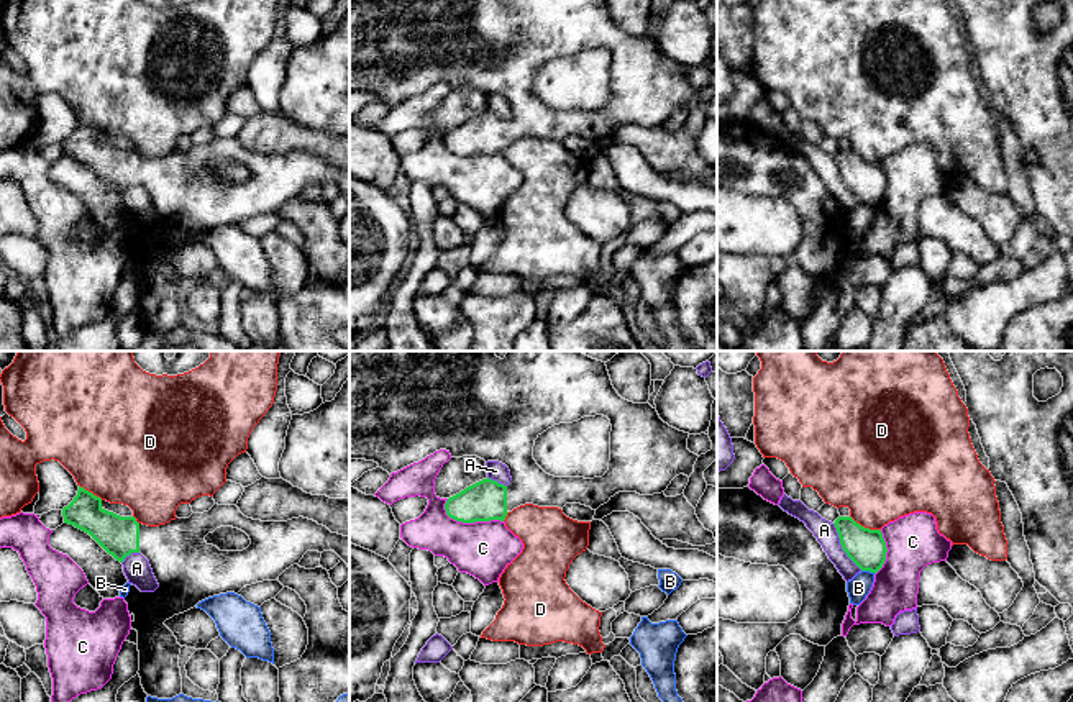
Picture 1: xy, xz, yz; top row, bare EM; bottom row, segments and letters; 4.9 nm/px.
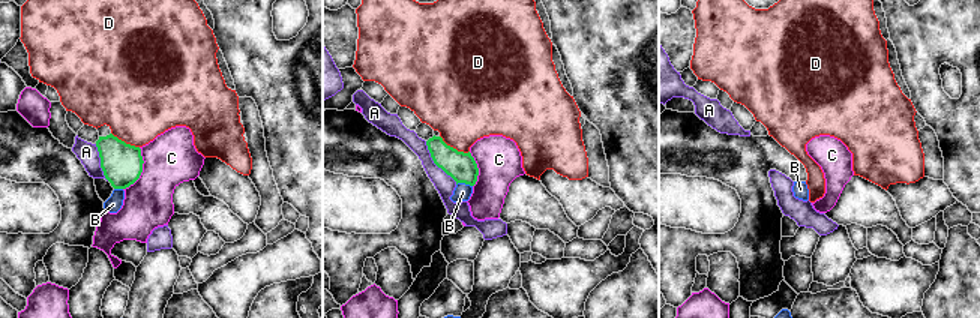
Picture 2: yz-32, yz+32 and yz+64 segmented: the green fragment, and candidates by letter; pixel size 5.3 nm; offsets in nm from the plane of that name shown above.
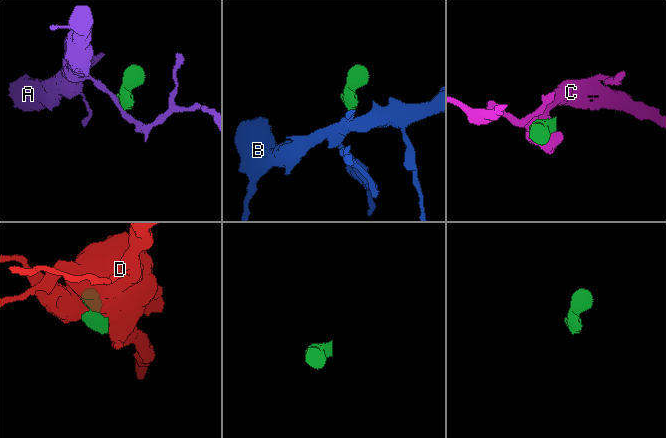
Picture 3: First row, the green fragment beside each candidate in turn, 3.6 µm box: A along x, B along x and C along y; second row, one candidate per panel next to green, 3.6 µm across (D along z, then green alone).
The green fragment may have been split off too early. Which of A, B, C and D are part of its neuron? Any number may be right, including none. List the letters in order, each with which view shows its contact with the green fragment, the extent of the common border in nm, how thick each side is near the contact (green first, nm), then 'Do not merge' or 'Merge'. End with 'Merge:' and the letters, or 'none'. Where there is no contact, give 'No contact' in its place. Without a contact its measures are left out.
A: Touches green in yz. Shared border 280 nm. Thickness 190 nm (green) against 110 nm. Do not merge
B: Touches green in yz. Shared border 70 nm. Thickness 190 nm (green) against 110 nm. Do not merge
C: Touches green in xz. Shared border 300 nm. Thickness 200 nm (green) against 280 nm. Do not merge
D: Touches green in yz. Shared border 170 nm. Thickness 190 nm (green) against 420 nm. Do not merge
Merge: none

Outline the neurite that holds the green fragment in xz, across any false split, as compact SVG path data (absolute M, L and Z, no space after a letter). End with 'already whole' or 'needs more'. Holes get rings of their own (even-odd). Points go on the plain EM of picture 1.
M349 0L349 90L374 93L389 107L446 82L451 90L477 89L499 93L510 103L512 113L504 118L482 112L445 136L446 148L456 154L504 154L514 141L533 136L558 139L581 136L597 143L619 125L640 128L661 126L671 113L684 107L691 110L697 87L687 82L689 66L664 56L650 36L622 31L612 18L607 0ZM604 48L610 52L610 93L602 110L555 110L533 92L535 72L548 61L573 56L584 49Z; needs more

